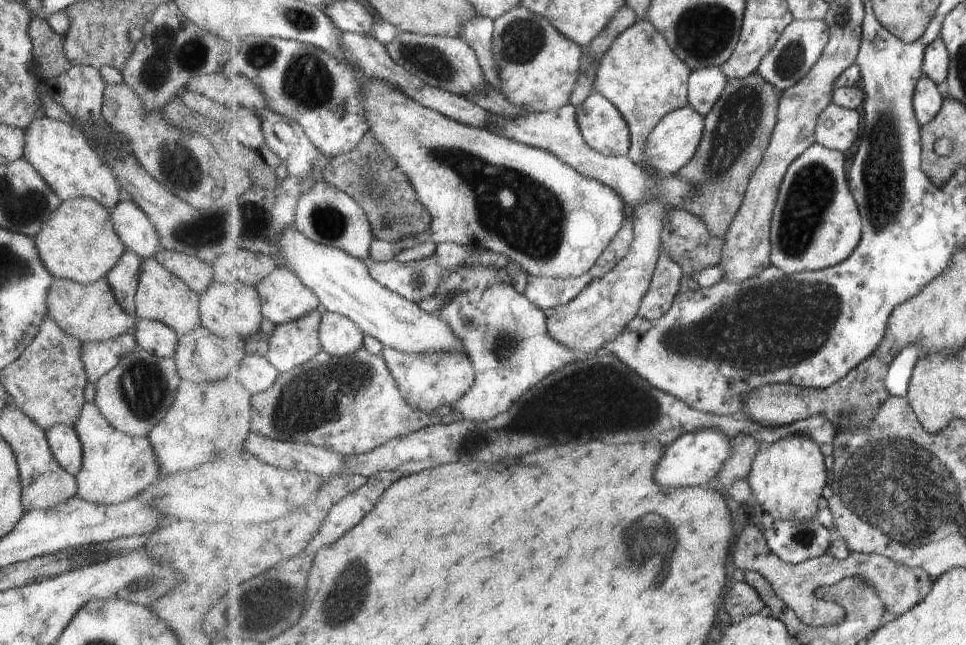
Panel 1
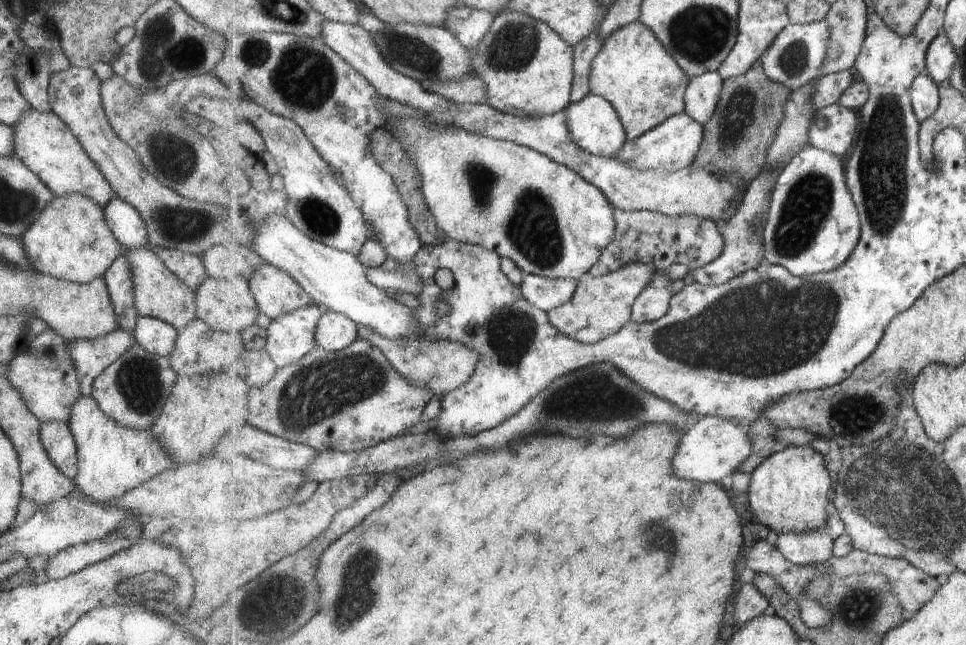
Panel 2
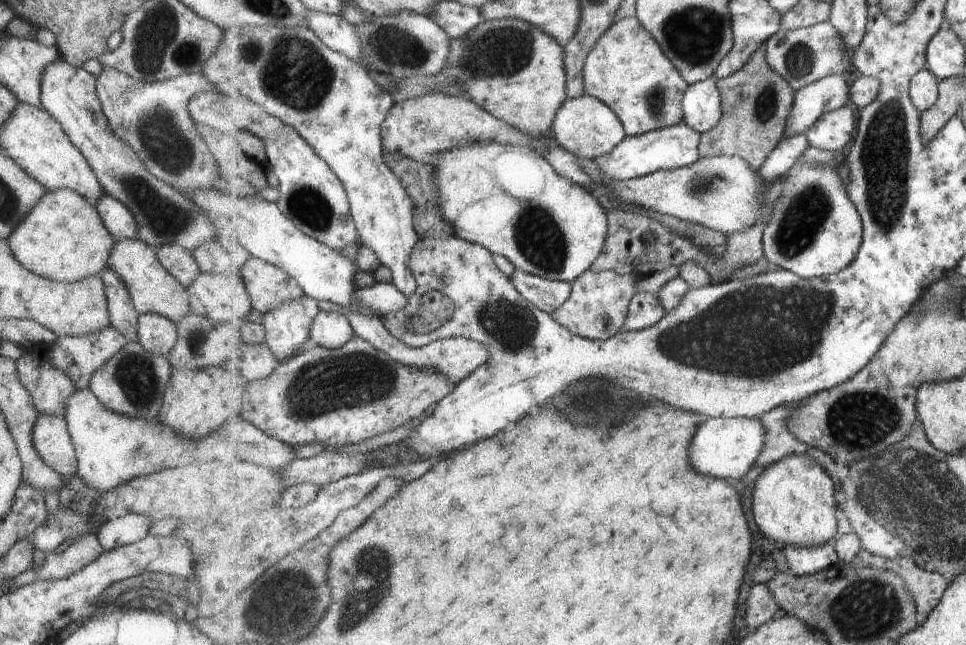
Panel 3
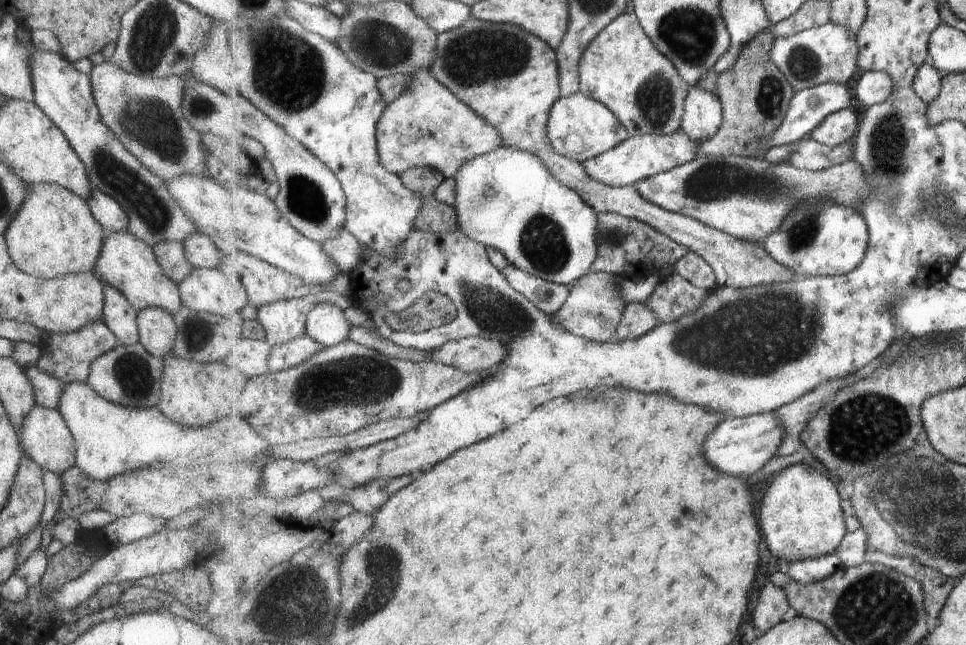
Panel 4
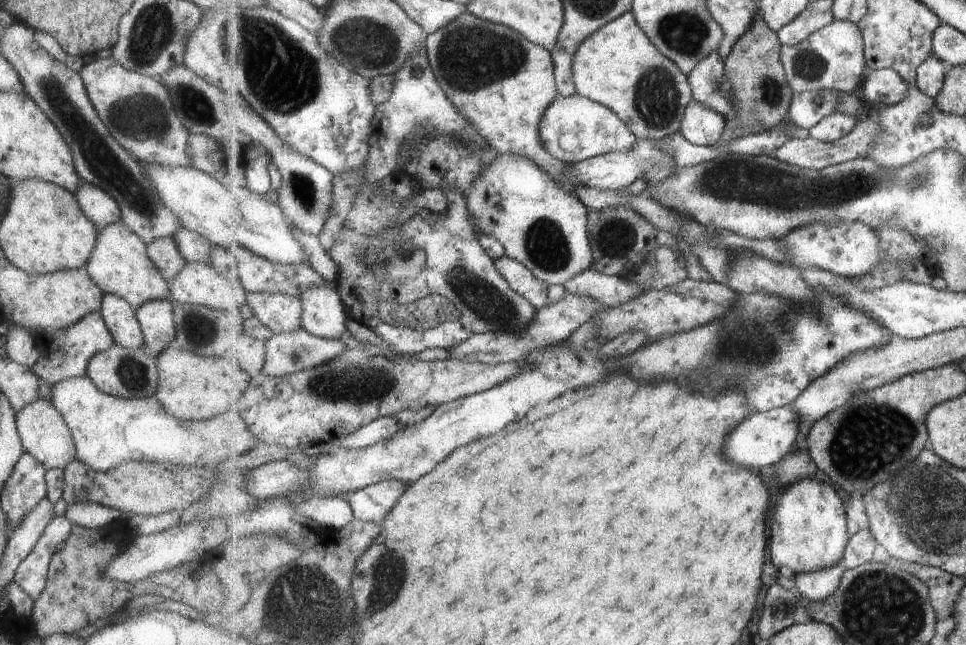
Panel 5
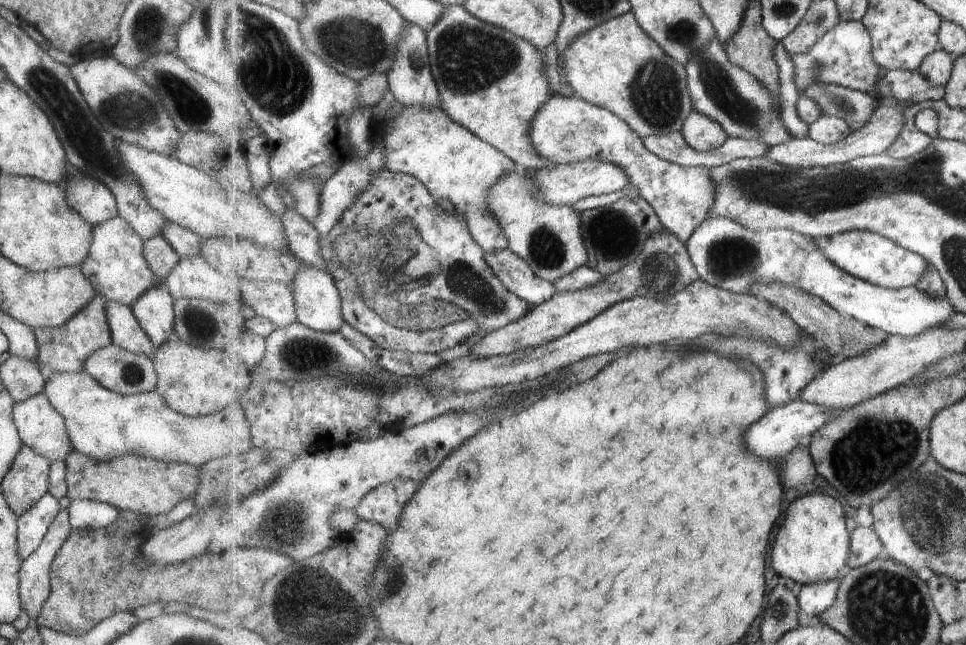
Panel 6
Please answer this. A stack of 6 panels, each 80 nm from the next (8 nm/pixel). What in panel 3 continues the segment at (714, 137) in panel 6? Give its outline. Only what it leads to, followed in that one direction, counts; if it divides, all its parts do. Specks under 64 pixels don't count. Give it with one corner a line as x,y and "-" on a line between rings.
716,78
690,85
684,96
684,121
699,134
709,133
722,120
722,94

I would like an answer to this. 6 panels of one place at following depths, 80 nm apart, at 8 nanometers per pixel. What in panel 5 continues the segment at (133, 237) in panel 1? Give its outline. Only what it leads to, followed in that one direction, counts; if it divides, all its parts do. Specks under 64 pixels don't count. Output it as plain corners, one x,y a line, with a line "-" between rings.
81,182
72,192
72,195
84,216
97,229
120,220
118,204
110,194
107,194
98,186

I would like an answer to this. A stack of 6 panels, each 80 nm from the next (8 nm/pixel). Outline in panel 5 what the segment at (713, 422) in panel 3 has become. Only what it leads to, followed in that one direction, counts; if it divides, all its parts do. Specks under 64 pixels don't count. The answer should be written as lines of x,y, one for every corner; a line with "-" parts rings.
793,405
764,413
753,412
735,429
735,434
731,433
728,437
731,438
731,442
727,442
727,458
731,458
731,462
739,466
749,466
755,472
769,471
792,451
801,428
800,414

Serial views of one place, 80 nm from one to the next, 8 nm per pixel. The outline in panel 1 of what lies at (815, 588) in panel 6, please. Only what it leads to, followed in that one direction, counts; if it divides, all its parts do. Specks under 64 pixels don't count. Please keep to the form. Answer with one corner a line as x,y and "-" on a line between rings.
815,519
805,522
774,521
764,535
779,558
795,565
827,555
835,537

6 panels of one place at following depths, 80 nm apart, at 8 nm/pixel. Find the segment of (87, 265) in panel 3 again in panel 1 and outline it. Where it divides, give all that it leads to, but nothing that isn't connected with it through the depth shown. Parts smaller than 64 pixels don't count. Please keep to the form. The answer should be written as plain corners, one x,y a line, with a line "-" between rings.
87,197
62,200
39,227
32,241
39,260
53,277
82,285
104,277
126,248
114,231
109,210

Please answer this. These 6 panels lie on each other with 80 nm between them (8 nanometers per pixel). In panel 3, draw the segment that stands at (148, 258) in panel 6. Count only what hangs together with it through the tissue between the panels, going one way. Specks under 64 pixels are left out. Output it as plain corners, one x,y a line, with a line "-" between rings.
176,244
154,248
159,264
182,286
186,287
200,272
189,251

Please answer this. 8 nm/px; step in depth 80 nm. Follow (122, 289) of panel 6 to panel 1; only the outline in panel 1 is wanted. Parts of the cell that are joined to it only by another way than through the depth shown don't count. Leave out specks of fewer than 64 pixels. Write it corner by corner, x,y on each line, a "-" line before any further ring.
140,257
138,285
134,294
134,314
136,319
162,322
172,328
178,337
197,328
198,294
193,292
180,278
161,266
153,257

